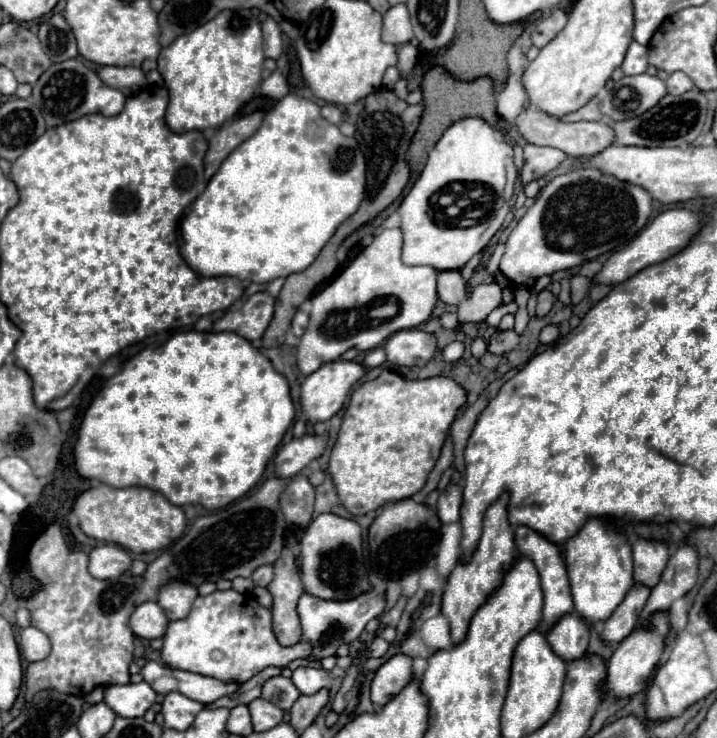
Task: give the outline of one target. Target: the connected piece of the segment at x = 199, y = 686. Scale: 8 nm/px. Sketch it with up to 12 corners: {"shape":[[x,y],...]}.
{"shape":[[148,661],[144,681],[156,693],[184,693],[212,703],[240,689],[220,681]]}

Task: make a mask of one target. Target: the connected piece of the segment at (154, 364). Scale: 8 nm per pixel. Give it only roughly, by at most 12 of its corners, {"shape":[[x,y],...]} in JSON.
{"shape":[[176,333],[94,397],[76,469],[210,511],[296,415],[238,333]]}

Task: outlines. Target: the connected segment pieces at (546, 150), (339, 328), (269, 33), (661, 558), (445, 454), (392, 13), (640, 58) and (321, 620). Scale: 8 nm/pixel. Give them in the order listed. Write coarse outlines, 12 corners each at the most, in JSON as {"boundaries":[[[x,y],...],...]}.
{"boundaries":[[[524,145],[522,181],[556,169],[566,155],[552,147]],[[384,229],[312,297],[304,375],[430,319],[438,271]],[[274,19],[262,23],[264,57],[280,59],[282,31]],[[636,539],[634,581],[654,587],[668,543]],[[452,441],[444,443],[442,455],[434,465],[424,489],[428,495],[434,491],[444,469],[452,465]],[[406,5],[384,13],[382,39],[404,45],[412,39]],[[632,41],[622,63],[624,75],[640,75],[648,67],[646,47]],[[386,593],[298,601],[312,657],[334,655],[380,617]]]}

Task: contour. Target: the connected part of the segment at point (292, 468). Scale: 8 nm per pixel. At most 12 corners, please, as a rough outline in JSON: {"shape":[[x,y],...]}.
{"shape":[[306,433],[282,445],[276,475],[290,479],[326,449],[324,435]]}

